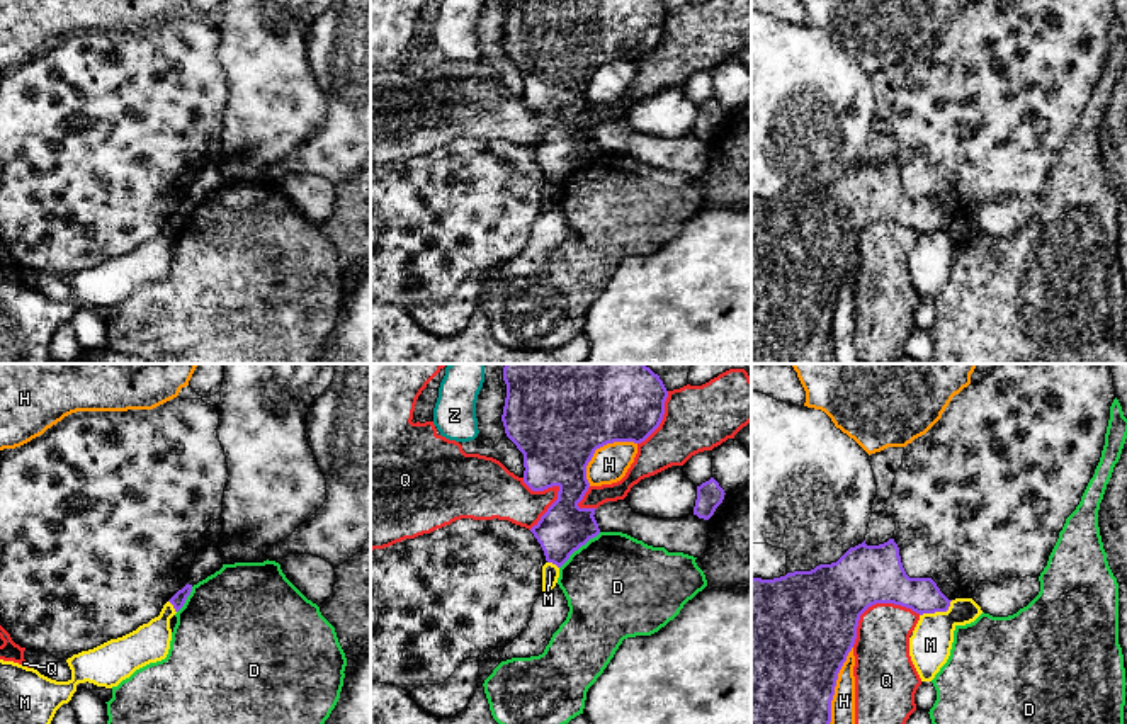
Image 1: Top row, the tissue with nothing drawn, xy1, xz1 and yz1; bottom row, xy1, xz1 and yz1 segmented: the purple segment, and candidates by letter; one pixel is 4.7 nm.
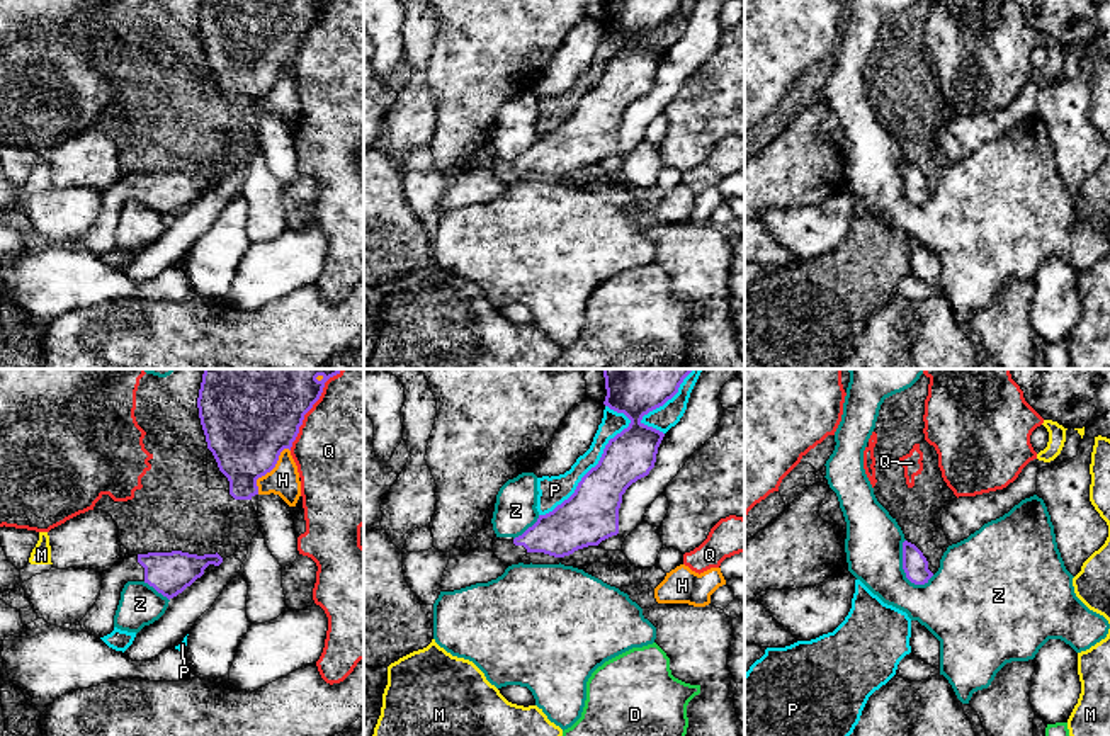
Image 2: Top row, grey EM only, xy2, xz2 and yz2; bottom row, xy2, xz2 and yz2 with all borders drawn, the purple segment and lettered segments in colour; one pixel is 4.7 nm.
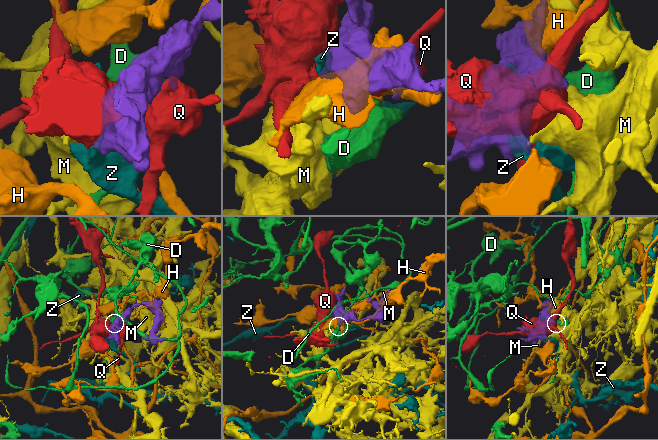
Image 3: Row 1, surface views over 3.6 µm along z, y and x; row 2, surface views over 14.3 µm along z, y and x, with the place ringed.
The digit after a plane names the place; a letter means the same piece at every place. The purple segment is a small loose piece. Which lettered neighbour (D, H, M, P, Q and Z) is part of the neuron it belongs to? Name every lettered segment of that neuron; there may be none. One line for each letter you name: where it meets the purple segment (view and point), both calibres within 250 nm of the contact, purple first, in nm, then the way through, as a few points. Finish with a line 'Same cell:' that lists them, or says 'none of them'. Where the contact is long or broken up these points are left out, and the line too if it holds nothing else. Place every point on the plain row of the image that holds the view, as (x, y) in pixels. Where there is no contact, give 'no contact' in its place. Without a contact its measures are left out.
Same cell: none of them

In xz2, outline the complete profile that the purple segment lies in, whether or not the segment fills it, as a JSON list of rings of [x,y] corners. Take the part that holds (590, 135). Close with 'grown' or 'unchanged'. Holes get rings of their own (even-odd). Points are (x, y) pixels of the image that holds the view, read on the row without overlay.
[[[605,0],[607,15],[603,24],[617,32],[624,32],[631,42],[609,59],[595,87],[578,102],[575,112],[552,131],[539,134],[537,141],[513,160],[496,160],[495,175],[508,187],[518,184],[527,172],[544,172],[564,177],[578,168],[598,165],[602,160],[619,153],[619,127],[622,114],[637,99],[654,87],[663,51],[644,44],[641,39],[649,31],[671,19],[683,0]]] | grown

